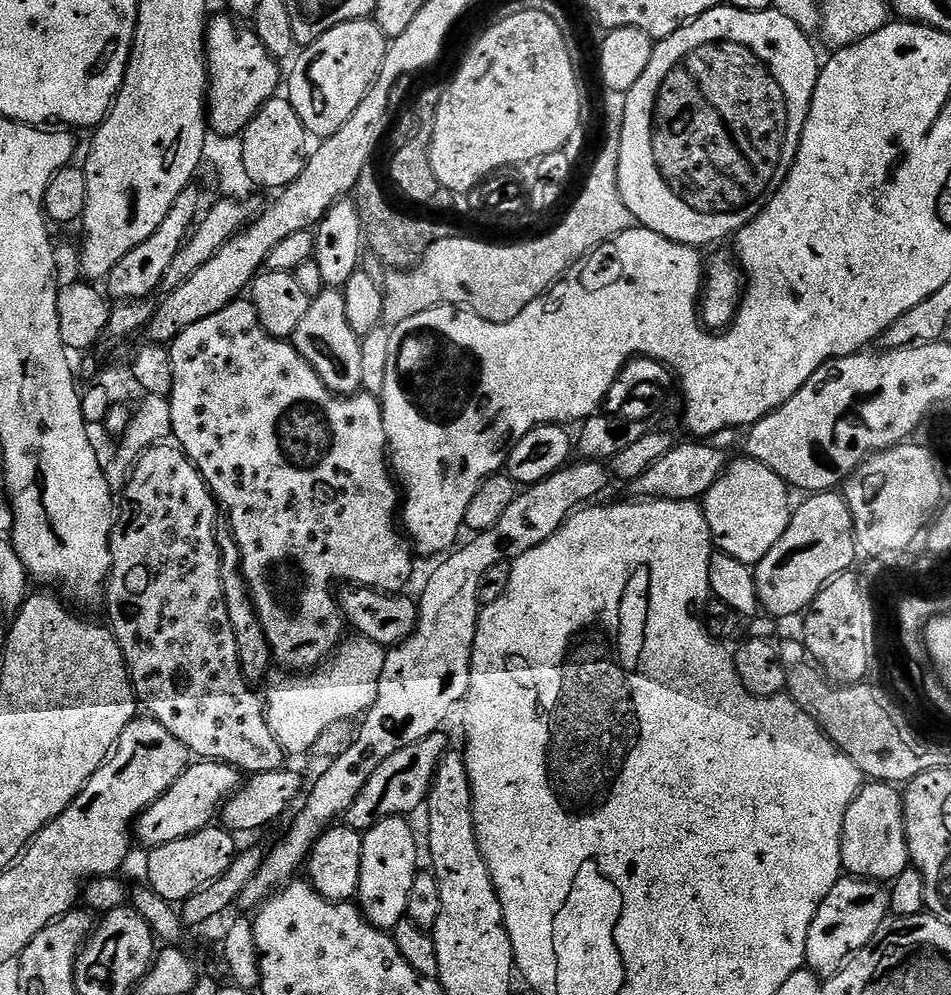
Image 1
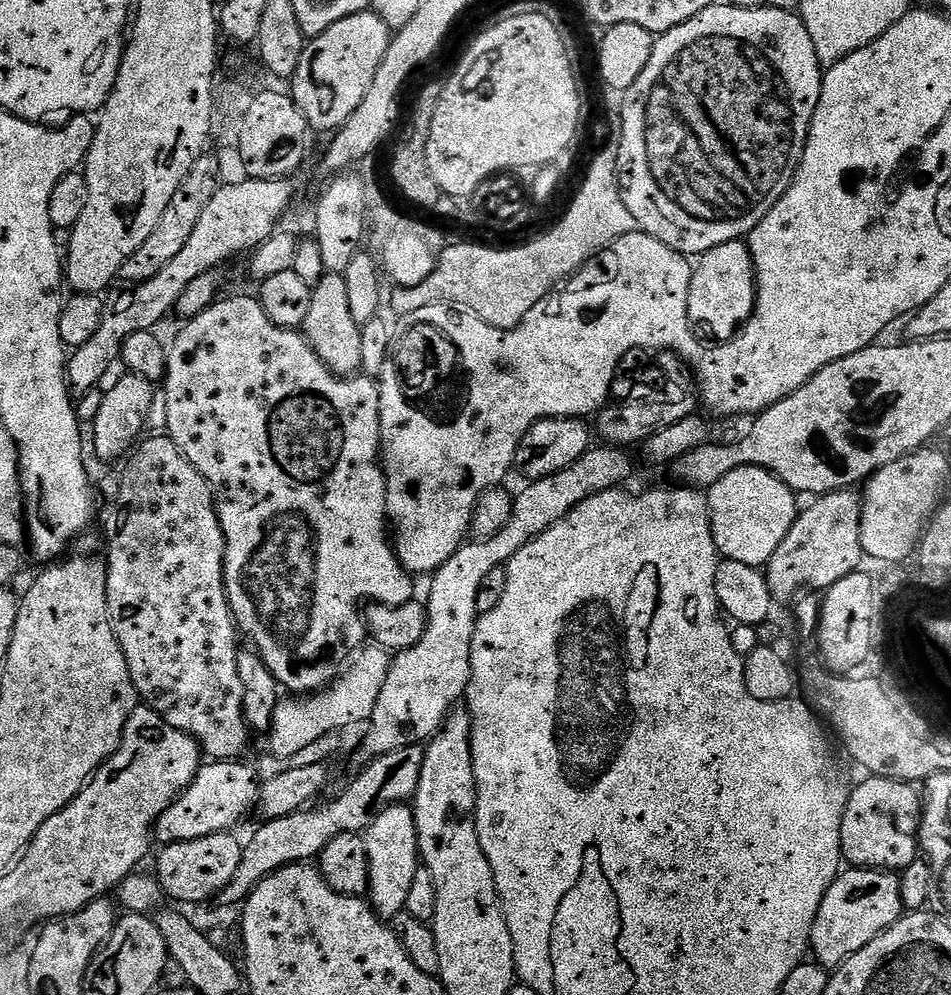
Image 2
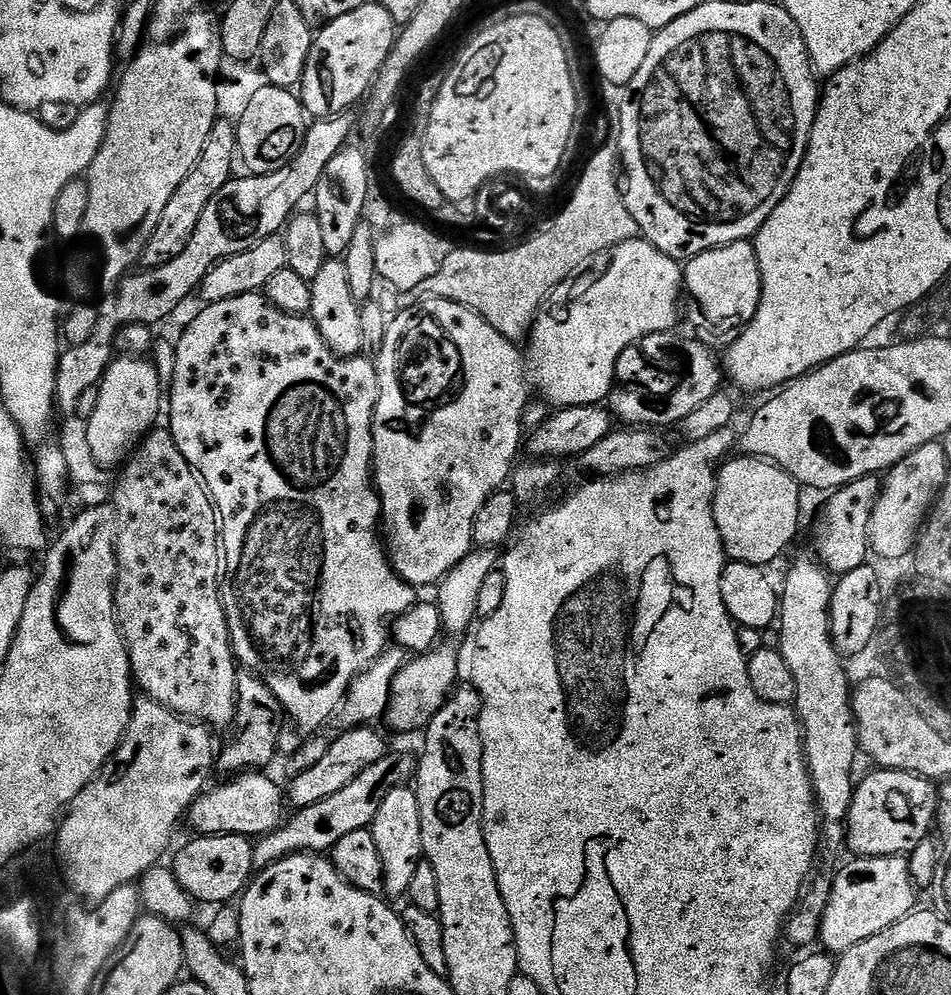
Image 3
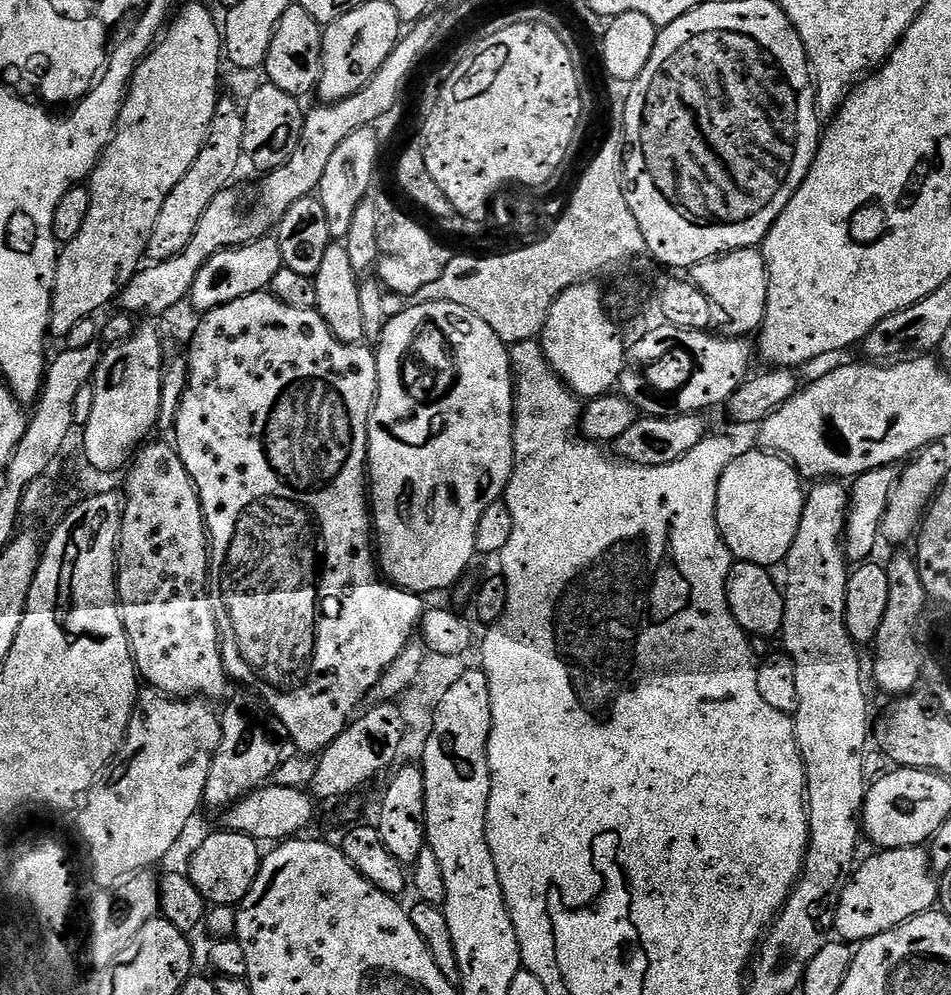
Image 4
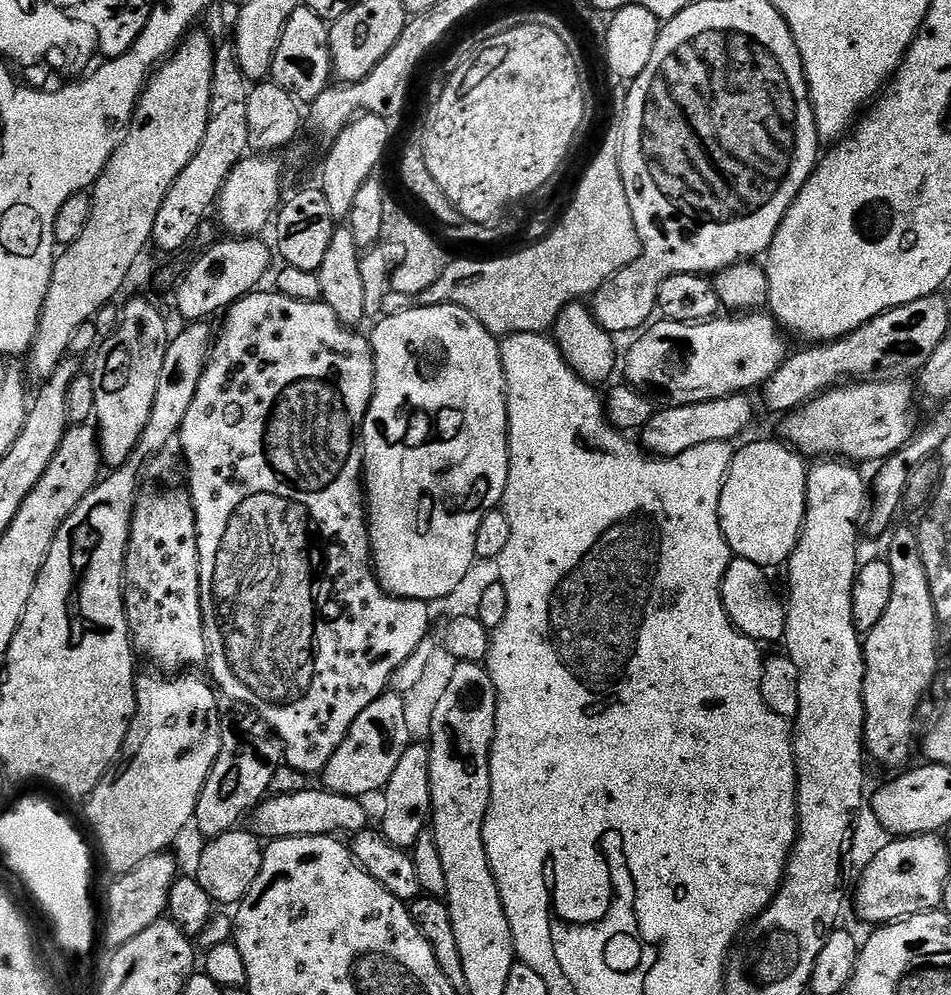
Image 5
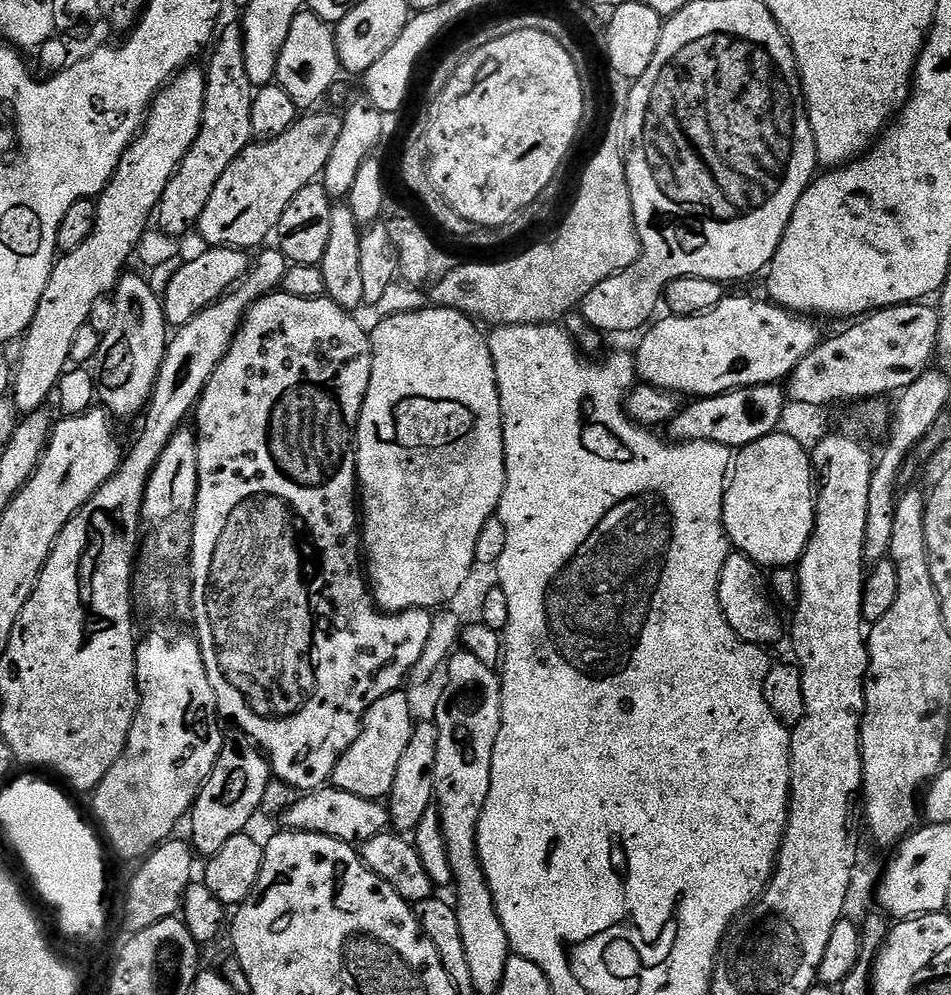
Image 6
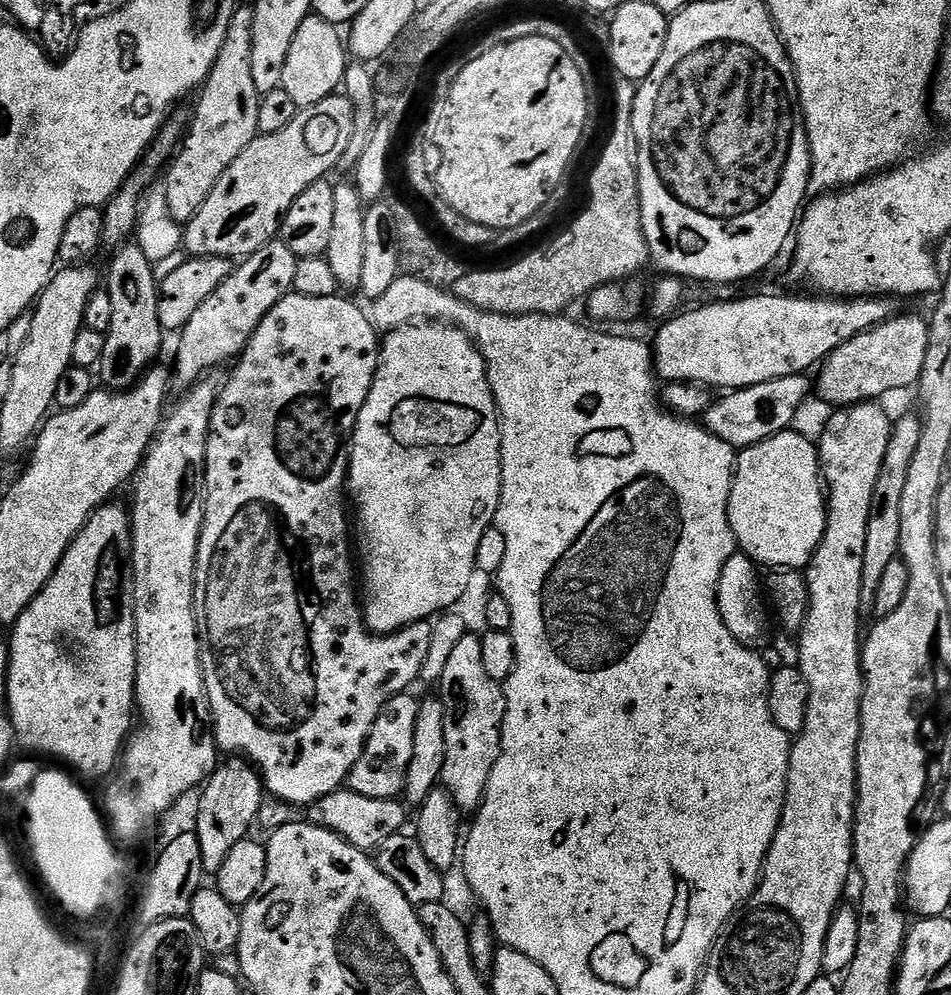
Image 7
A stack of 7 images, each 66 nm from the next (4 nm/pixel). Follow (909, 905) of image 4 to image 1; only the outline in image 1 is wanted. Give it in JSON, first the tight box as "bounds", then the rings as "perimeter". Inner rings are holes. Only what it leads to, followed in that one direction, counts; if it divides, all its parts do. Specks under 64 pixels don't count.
{"bounds":[804,878,889,978],"perimeter":[[[841,878],[834,890],[826,894],[826,902],[818,906],[814,922],[810,922],[804,955],[807,967],[817,976],[827,978],[843,968],[846,961],[852,959],[856,953],[861,952],[889,919],[888,893],[889,889],[883,883],[874,880]]]}

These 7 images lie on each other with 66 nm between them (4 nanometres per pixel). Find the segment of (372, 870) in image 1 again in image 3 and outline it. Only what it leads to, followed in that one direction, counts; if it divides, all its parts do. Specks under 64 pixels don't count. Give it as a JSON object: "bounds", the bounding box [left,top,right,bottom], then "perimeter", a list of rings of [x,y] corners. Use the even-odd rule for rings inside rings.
{"bounds":[371,787,422,897],"perimeter":[[[411,787],[395,788],[386,794],[386,802],[378,806],[378,814],[372,819],[371,826],[378,854],[382,854],[384,871],[384,892],[389,897],[407,897],[410,881],[414,879],[414,870],[422,863],[422,814],[418,810],[418,798]]]}

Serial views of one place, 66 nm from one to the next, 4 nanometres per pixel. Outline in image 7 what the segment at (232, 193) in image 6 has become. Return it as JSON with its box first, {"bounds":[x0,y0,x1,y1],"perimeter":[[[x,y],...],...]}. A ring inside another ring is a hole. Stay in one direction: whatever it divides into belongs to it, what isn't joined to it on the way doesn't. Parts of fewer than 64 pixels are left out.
{"bounds":[183,94,356,258],"perimeter":[[[333,94],[322,98],[322,102],[314,102],[314,106],[306,106],[299,109],[296,116],[286,126],[274,133],[266,133],[257,135],[254,142],[250,142],[250,146],[246,146],[246,150],[242,150],[242,154],[238,154],[238,158],[234,158],[234,162],[230,162],[230,166],[226,170],[226,174],[222,174],[222,178],[218,178],[218,186],[214,186],[214,190],[210,190],[210,198],[206,198],[206,202],[202,202],[202,210],[198,210],[198,214],[183,229],[183,251],[188,251],[189,257],[197,256],[227,256],[229,258],[243,258],[254,254],[262,246],[266,246],[271,240],[277,239],[280,222],[283,220],[286,210],[290,210],[290,206],[294,202],[294,198],[298,198],[298,194],[302,194],[302,190],[306,190],[306,186],[310,186],[314,182],[325,179],[329,175],[335,164],[339,165],[344,158],[344,151],[352,137],[354,130],[354,114],[356,111],[352,109],[352,102],[343,94]]]}

